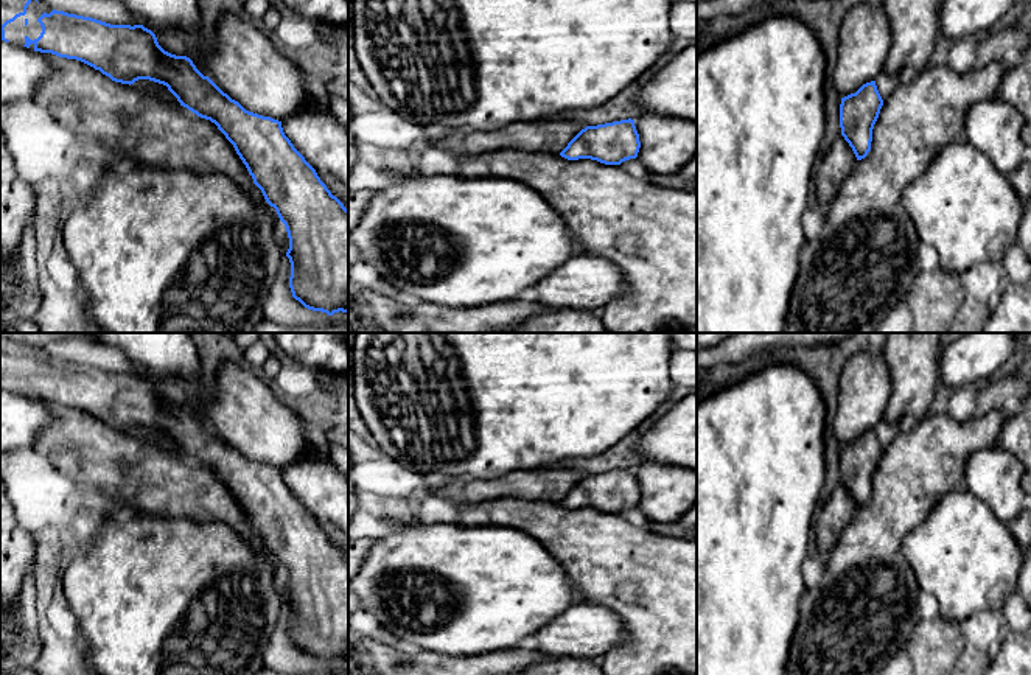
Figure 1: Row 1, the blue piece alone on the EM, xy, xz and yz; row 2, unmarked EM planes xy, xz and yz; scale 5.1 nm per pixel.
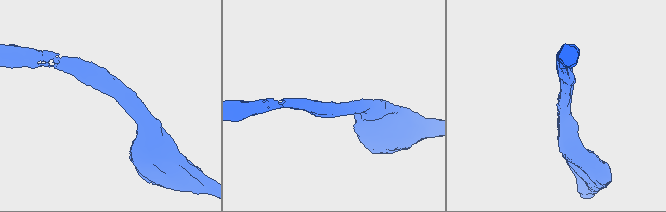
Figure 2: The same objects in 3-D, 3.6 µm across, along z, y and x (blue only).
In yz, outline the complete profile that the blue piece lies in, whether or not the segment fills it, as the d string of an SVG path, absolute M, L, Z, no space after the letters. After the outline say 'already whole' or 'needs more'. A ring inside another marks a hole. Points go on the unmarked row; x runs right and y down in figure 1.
M875 429L841 446L841 484L830 493L816 523L816 547L823 563L829 558L854 513L871 499L872 477L882 454L883 448Z; needs more

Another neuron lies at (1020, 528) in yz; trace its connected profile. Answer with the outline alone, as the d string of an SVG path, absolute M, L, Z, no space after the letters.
M1023 509L1009 529L1025 552L1031 546L1031 510Z

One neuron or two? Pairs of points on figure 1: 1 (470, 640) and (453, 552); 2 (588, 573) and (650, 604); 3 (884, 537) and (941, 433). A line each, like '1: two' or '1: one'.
1: one
2: one
3: one

